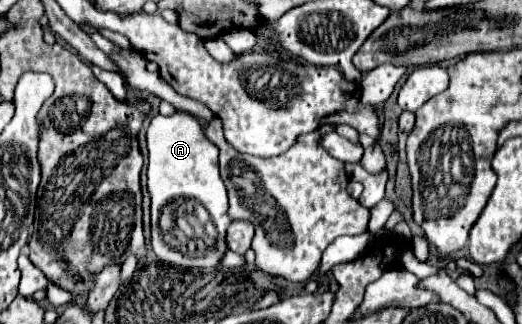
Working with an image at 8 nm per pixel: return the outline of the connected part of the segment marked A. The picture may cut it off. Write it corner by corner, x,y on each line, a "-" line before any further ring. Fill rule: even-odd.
177,111
169,117
163,115
155,115
151,119
151,125
147,129
147,149
149,149
149,167
147,167
147,189
151,195
151,249
153,253
159,257
161,263
165,265
175,265
175,267
199,267
199,269
207,269
207,267
217,267
223,259
223,255
227,253
227,227
231,225
231,217
227,213
229,205
227,205
227,189
223,185
223,179
219,175
219,163
217,163
217,155
219,149
205,137
199,121
183,111
-
175,199
195,199
199,201
203,207
207,207
207,211
213,217
213,223
219,231
219,239
217,239
217,247
213,251
219,253
205,253
203,259
191,259
191,255
181,255
179,251
173,251
161,235
159,229
159,215
161,209

